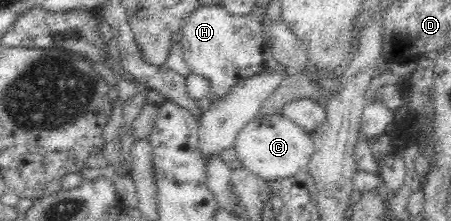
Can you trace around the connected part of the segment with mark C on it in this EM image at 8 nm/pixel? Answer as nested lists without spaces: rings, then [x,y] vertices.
[[[281,113],[262,114],[243,126],[235,138],[232,150],[243,168],[270,182],[291,178],[298,171],[307,169],[311,154],[314,152],[314,141],[310,133]]]

